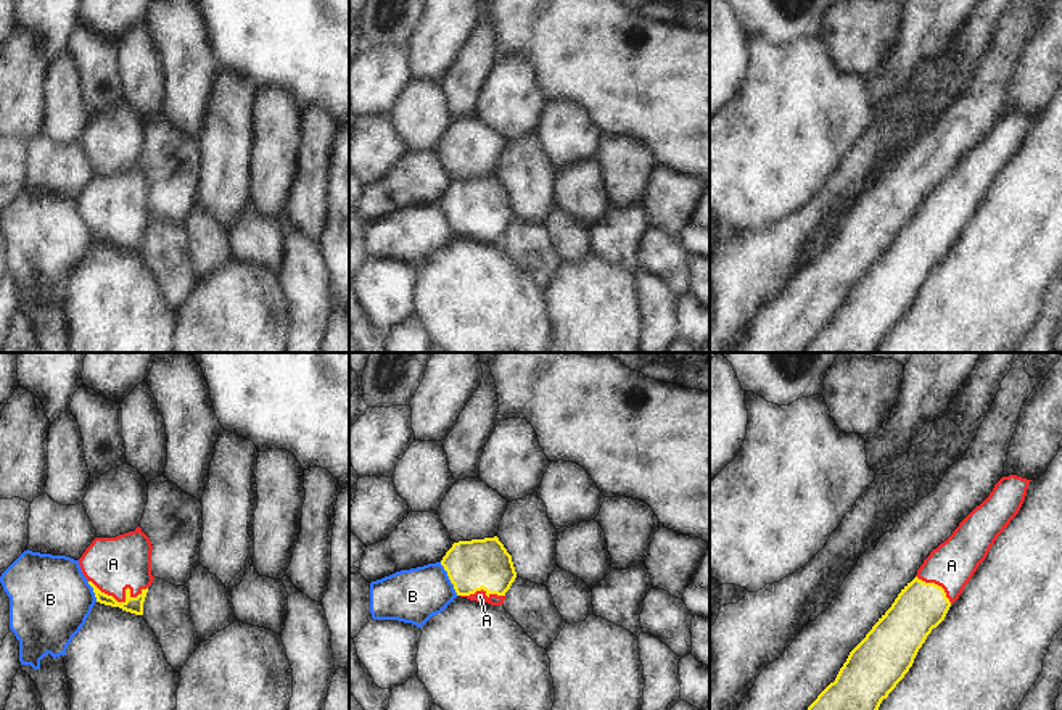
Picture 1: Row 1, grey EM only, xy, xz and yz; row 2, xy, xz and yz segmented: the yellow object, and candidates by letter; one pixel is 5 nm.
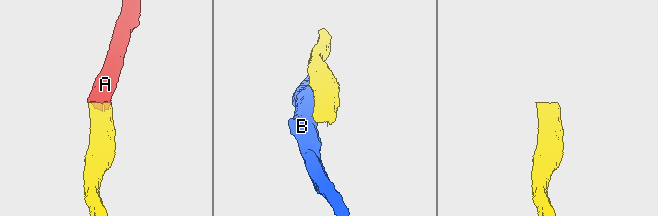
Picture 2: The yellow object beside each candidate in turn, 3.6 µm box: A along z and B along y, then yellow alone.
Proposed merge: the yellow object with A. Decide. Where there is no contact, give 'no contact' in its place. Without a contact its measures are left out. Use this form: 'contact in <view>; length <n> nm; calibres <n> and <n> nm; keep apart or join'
contact in xy; length 300 nm; calibres 80 and 280 nm; join

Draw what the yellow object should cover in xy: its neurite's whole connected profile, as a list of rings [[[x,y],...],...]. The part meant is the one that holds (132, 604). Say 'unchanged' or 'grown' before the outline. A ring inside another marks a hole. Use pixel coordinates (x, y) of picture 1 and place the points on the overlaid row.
grown; [[[137,526],[116,538],[95,538],[79,559],[97,602],[143,615],[151,575],[151,541]]]

